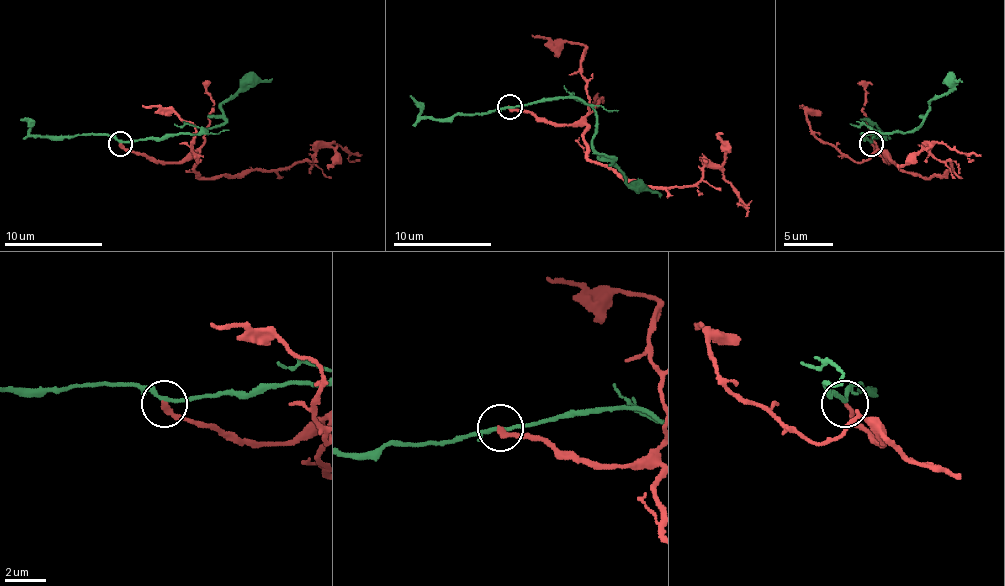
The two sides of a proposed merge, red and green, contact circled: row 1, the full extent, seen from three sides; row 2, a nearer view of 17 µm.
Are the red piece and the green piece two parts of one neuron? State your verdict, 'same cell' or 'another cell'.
another cell

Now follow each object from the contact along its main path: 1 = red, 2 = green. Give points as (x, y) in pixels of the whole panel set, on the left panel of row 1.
1: (120, 144), (159, 161), (193, 159), (201, 178), (282, 171), (336, 144), (356, 154)
2: (120, 142), (206, 132), (223, 122), (221, 105), (240, 90), (272, 77)

